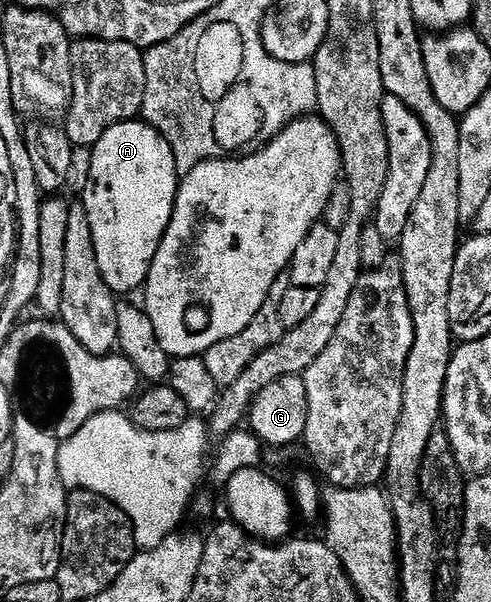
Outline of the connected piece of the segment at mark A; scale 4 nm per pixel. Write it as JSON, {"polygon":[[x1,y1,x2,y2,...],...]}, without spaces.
{"polygon":[[144,120,120,122,111,128,107,128,107,132,103,132,101,139,91,147,90,154,93,155,89,158,89,183,85,186,83,205,87,212,87,220,91,220,91,236,95,236,95,256,99,260,99,272,103,272,103,280,107,284,107,288,113,291,114,295,129,296,132,290,140,291,144,287,145,281,149,279,149,269,155,260,155,252,159,252,159,244,167,232,167,224,171,224,171,216,175,208,177,188,179,185,175,156,171,152,171,144,167,144,165,137,154,126,149,125]]}

